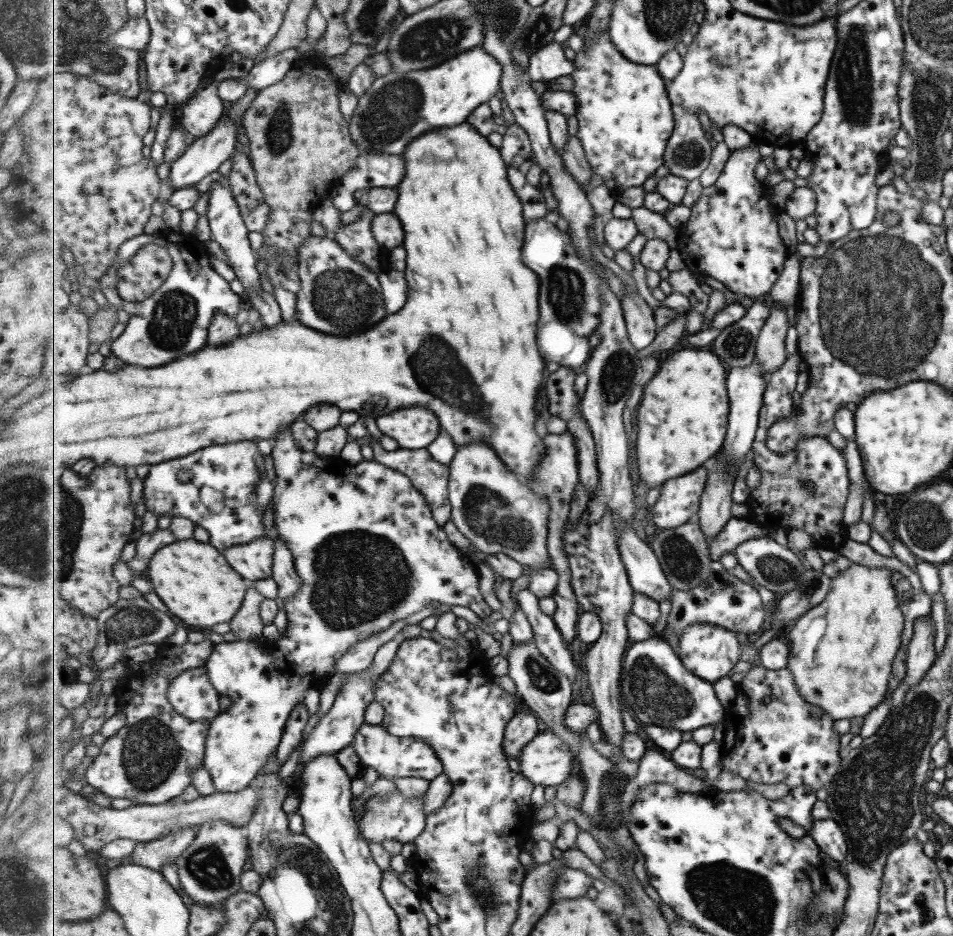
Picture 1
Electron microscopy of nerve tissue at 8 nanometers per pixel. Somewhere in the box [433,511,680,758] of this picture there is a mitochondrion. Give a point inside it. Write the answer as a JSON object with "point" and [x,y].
{"point":[542,680]}

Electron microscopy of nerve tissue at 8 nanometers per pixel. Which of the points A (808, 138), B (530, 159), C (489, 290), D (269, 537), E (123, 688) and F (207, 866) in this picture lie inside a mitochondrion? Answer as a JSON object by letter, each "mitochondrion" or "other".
{"A":"other","B":"other","C":"other","D":"other","E":"other","F":"mitochondrion"}

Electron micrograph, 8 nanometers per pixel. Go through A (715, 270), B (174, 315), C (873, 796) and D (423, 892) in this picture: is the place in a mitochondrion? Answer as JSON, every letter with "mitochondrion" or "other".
{"A":"other","B":"mitochondrion","C":"mitochondrion","D":"other"}

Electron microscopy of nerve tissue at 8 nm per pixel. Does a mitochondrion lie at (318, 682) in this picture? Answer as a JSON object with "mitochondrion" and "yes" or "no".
{"mitochondrion":"no"}

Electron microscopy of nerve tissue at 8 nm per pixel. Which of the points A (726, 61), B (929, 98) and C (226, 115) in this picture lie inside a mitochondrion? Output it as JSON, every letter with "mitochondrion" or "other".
{"A":"mitochondrion","B":"mitochondrion","C":"other"}

